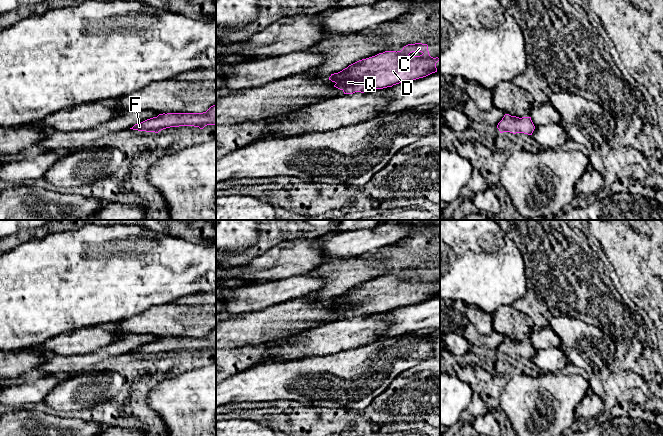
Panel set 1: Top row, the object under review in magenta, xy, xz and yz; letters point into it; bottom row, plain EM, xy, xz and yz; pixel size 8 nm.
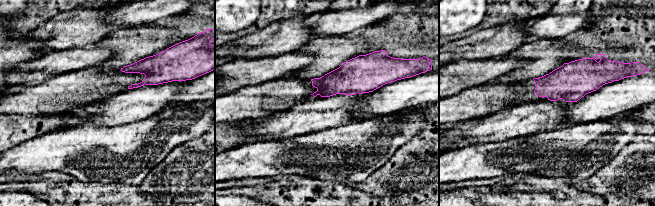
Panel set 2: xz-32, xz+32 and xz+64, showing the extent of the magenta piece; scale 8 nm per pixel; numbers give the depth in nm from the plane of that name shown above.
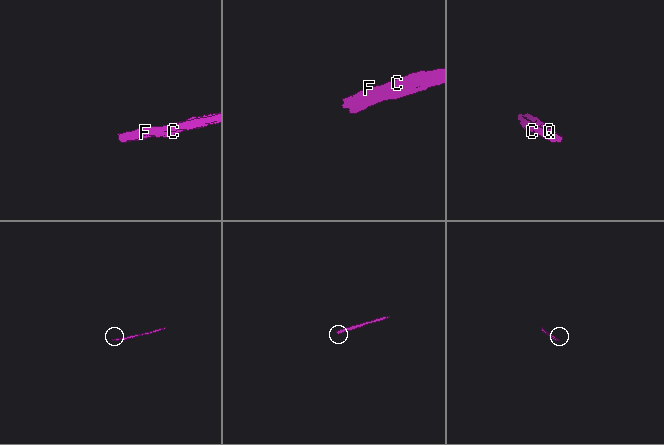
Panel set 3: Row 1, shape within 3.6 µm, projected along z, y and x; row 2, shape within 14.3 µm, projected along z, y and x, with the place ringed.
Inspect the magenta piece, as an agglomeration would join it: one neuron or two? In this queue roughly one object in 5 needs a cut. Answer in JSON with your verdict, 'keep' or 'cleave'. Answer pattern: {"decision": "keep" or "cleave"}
{"decision": "keep"}

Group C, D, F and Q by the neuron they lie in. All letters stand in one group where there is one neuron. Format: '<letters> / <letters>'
C D F Q

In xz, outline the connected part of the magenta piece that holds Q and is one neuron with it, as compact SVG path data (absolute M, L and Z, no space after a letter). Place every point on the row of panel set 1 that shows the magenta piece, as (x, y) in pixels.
M408 44L401 51L385 51L359 60L331 74L329 80L344 94L364 93L426 77L437 72L439 60L430 56L427 44Z

